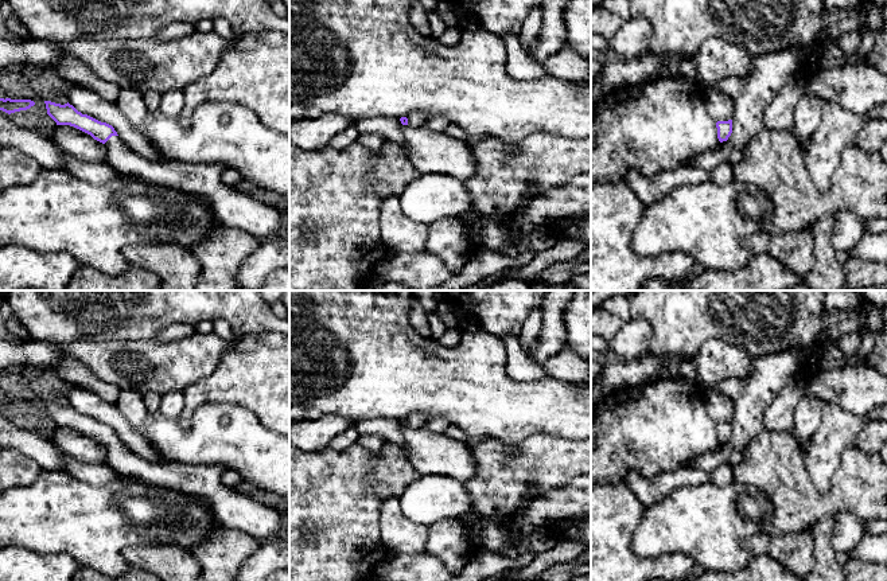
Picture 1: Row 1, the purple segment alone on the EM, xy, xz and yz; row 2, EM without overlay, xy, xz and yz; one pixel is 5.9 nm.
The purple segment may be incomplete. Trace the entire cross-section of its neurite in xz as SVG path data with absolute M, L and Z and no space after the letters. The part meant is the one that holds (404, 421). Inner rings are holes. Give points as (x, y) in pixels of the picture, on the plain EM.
M412 414L408 418L401 418L400 422L402 426L409 426L411 429L421 429L425 428L429 417L423 414Z

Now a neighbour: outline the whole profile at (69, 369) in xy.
M62 356L57 367L51 369L51 371L71 383L74 387L90 390L105 402L117 405L121 389L96 378L93 373L79 360L71 356Z

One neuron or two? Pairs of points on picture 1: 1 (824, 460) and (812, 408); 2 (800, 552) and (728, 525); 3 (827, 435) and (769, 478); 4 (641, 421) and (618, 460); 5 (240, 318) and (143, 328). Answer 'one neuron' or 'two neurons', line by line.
1: two neurons
2: two neurons
3: two neurons
4: one neuron
5: one neuron

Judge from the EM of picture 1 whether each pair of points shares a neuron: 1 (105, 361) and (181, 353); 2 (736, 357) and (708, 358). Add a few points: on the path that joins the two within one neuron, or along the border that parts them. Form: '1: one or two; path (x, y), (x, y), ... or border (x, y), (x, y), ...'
1: one; path (124, 363), (162, 363)
2: one; path (730, 358), (715, 358)

